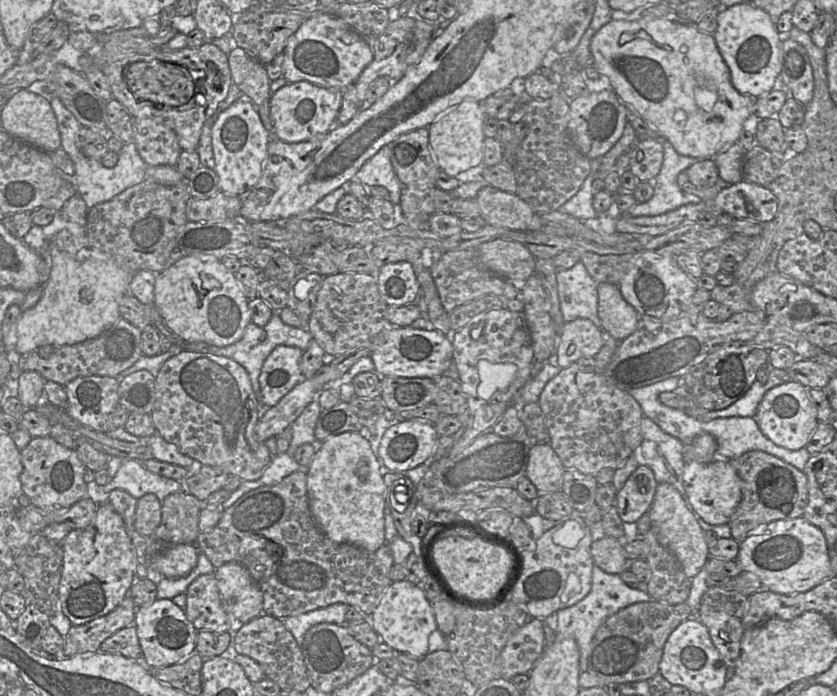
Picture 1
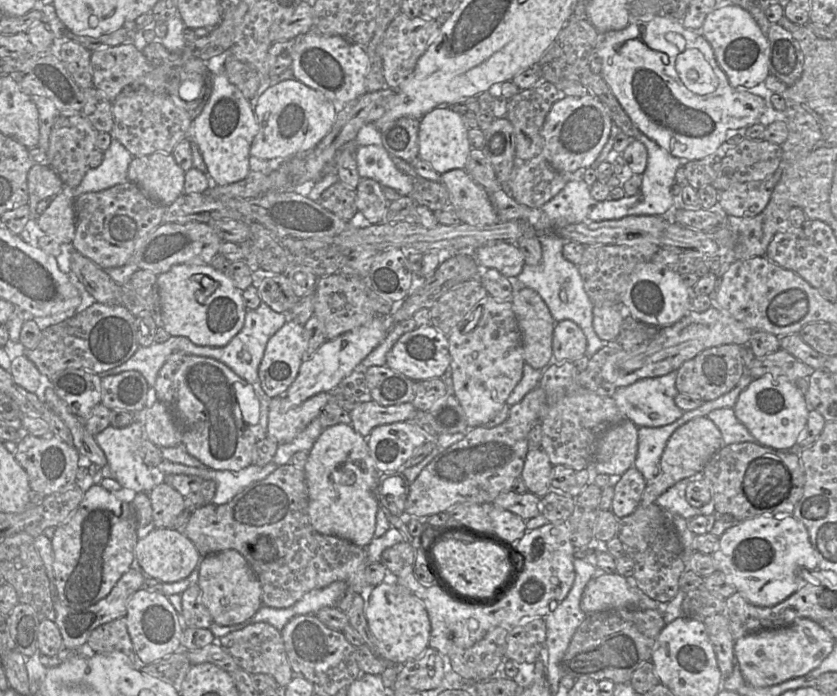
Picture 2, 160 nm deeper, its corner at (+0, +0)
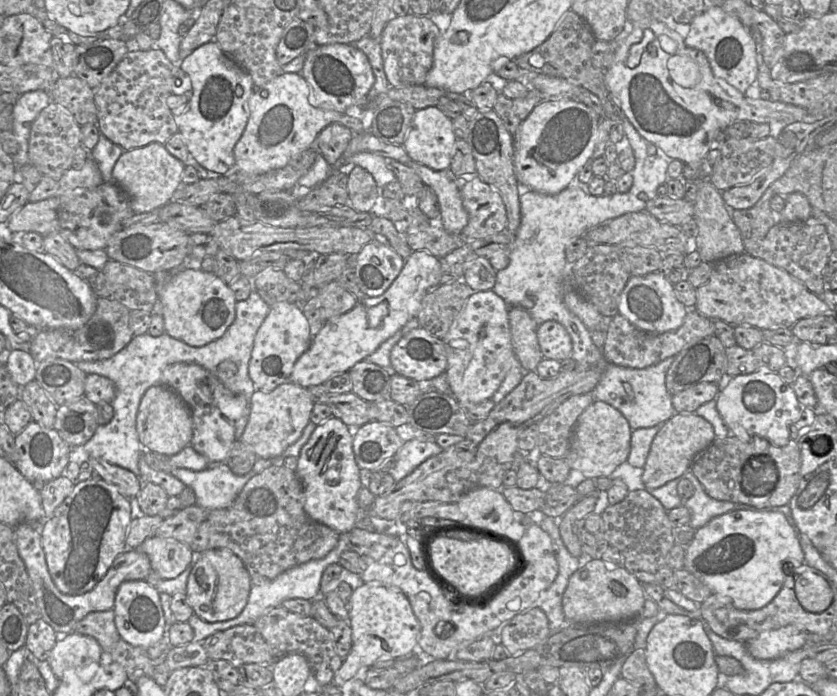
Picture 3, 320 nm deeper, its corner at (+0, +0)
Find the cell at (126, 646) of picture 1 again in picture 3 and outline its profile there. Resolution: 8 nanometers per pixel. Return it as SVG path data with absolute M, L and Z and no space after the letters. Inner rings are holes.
M113 609L87 614L76 624L74 632L96 639L104 656L113 650L120 639L114 624Z

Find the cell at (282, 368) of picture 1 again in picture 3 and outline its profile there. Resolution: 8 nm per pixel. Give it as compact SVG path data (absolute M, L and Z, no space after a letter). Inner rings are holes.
M286 301L271 305L256 333L248 366L255 390L271 392L277 386L291 381L296 361L309 348L311 342L309 322L300 305Z

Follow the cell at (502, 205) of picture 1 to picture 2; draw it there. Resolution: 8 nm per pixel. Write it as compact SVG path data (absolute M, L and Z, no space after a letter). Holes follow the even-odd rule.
M452 169L440 176L440 183L448 191L454 212L462 223L485 226L499 222L489 193L464 169Z

